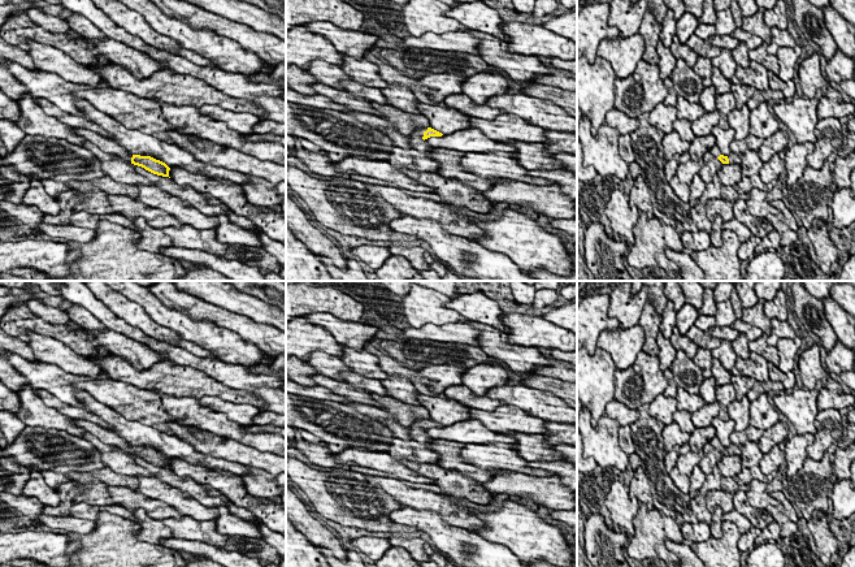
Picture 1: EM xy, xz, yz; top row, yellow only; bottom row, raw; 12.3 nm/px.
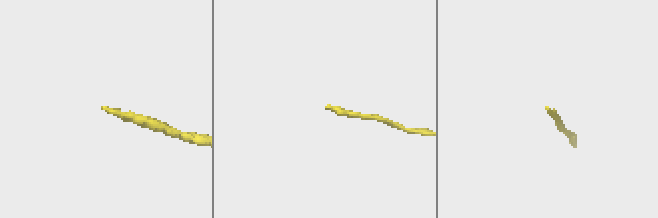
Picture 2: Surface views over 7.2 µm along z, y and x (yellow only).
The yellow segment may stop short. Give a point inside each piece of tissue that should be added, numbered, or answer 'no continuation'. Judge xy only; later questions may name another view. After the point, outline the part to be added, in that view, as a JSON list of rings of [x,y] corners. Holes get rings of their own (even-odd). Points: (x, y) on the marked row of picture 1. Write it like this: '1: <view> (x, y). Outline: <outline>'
1: xy (105, 145). Outline: [[[74,129],[74,131],[78,135],[82,135],[87,140],[90,140],[91,143],[94,143],[95,146],[97,146],[101,151],[116,155],[120,159],[131,163],[133,153],[126,151],[122,146],[120,146],[114,140],[86,129]]]

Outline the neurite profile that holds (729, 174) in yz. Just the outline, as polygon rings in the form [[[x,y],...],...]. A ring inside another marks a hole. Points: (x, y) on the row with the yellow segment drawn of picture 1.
[[[722,164],[722,168],[717,172],[721,185],[734,186],[742,181],[741,165],[738,164]]]

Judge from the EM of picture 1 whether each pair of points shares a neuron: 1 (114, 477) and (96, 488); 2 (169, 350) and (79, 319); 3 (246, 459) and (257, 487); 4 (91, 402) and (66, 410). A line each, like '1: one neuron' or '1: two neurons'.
1: two neurons
2: two neurons
3: two neurons
4: two neurons

